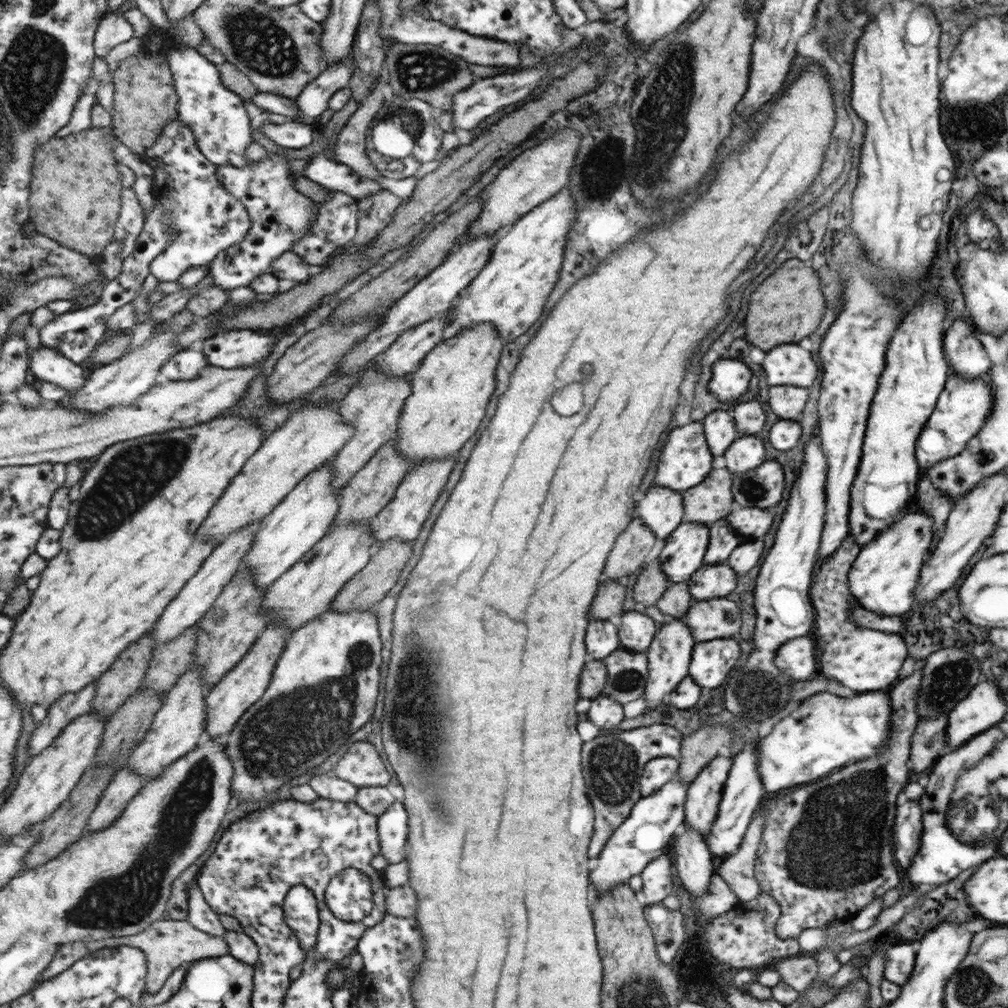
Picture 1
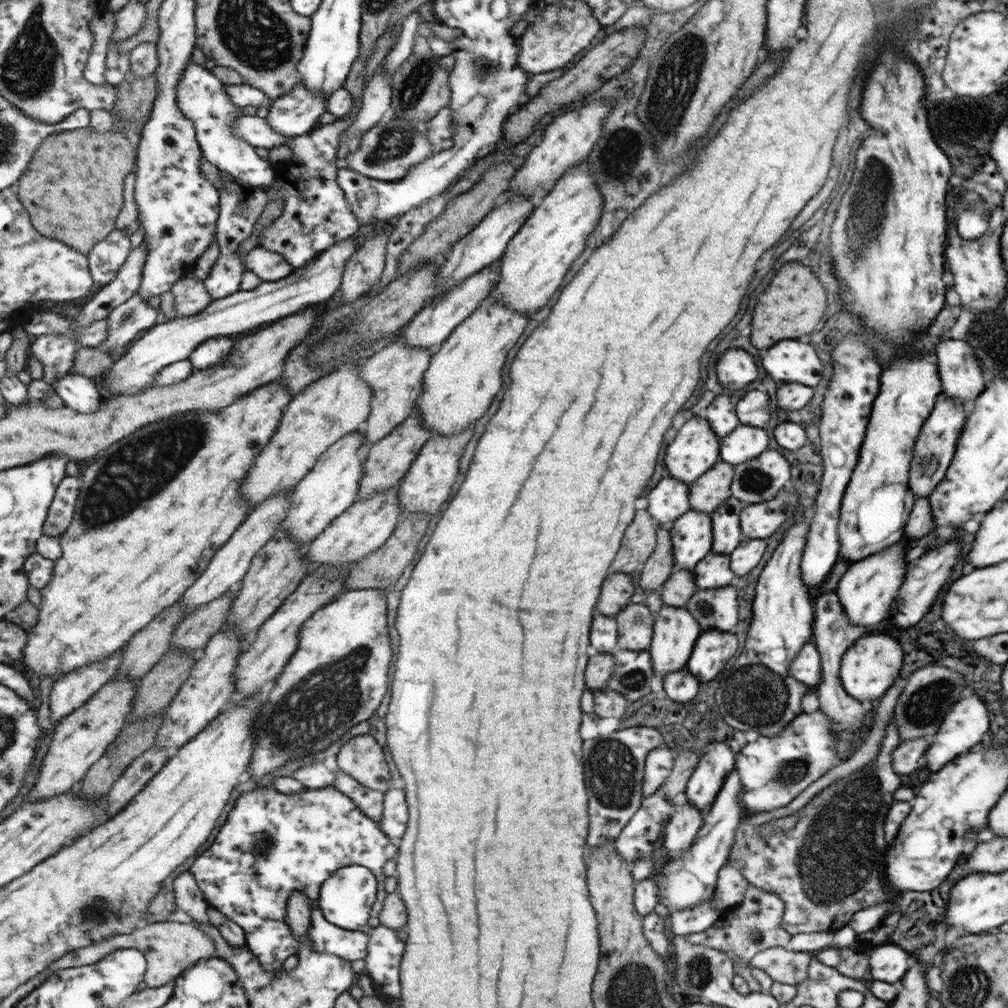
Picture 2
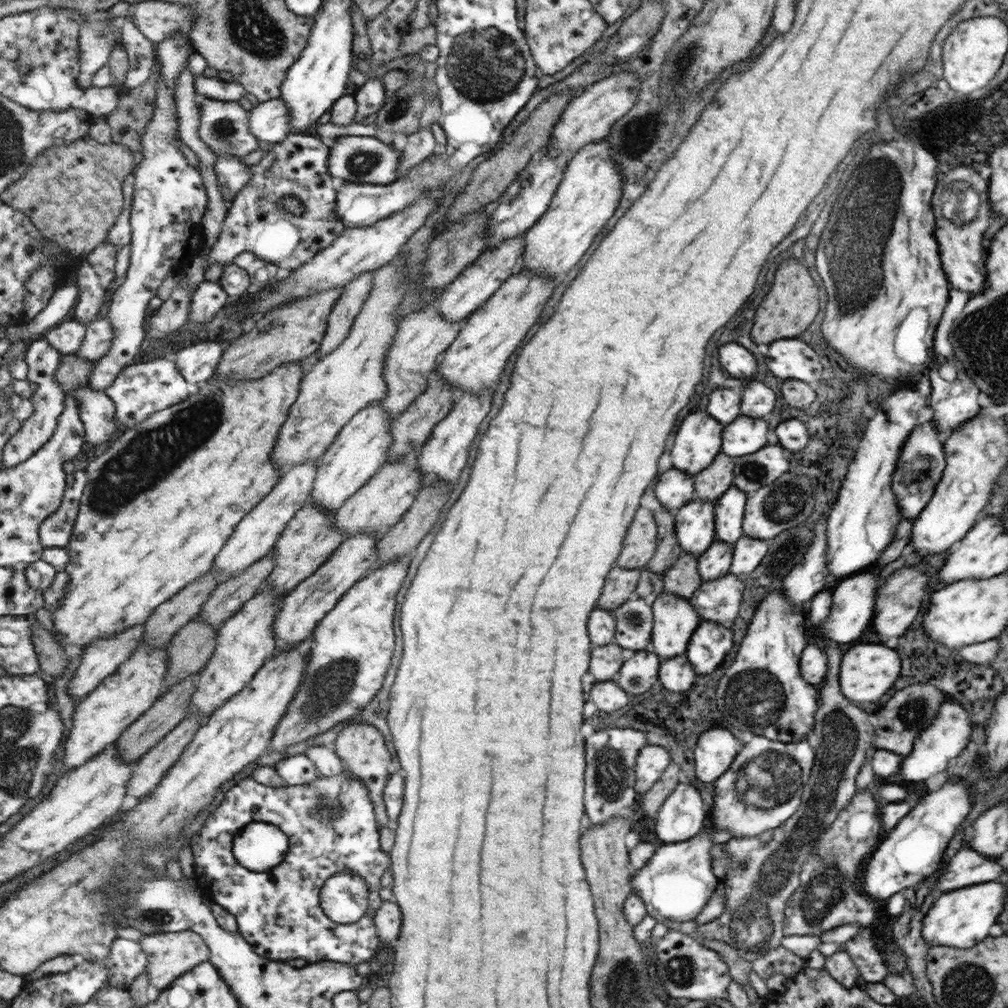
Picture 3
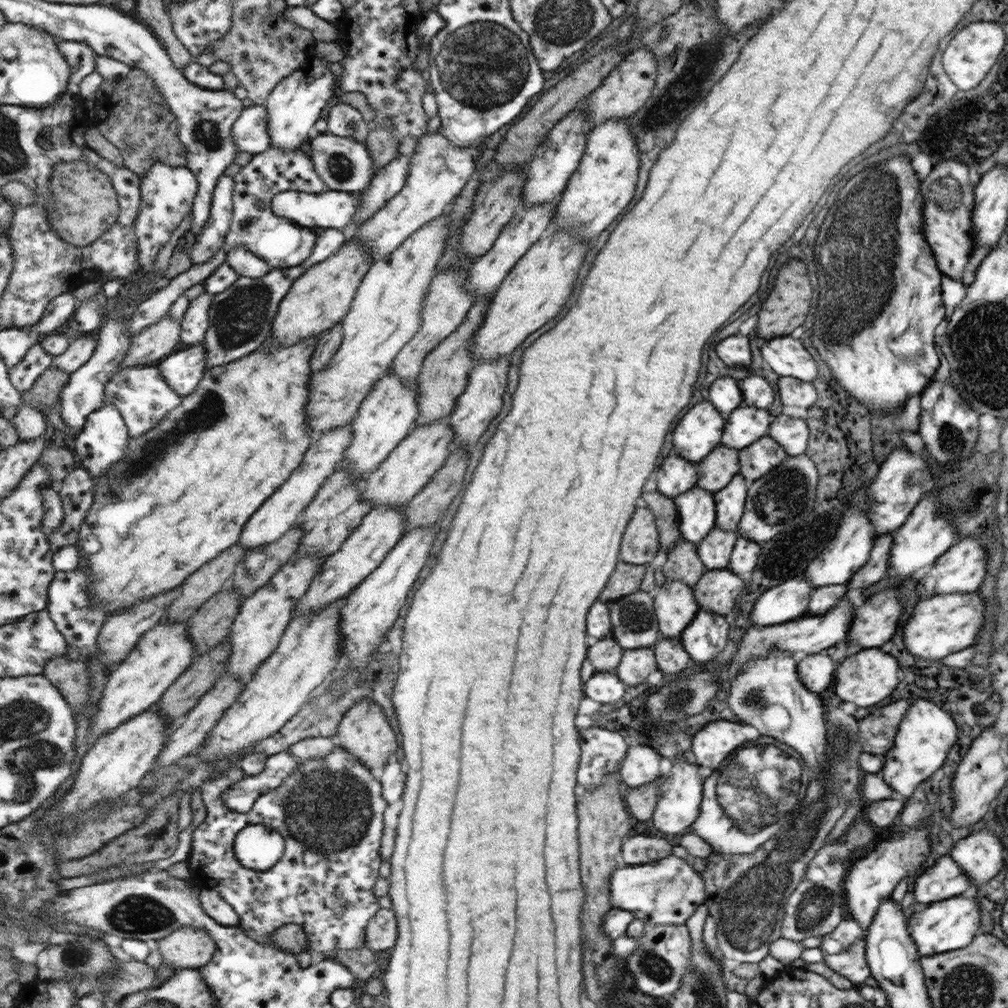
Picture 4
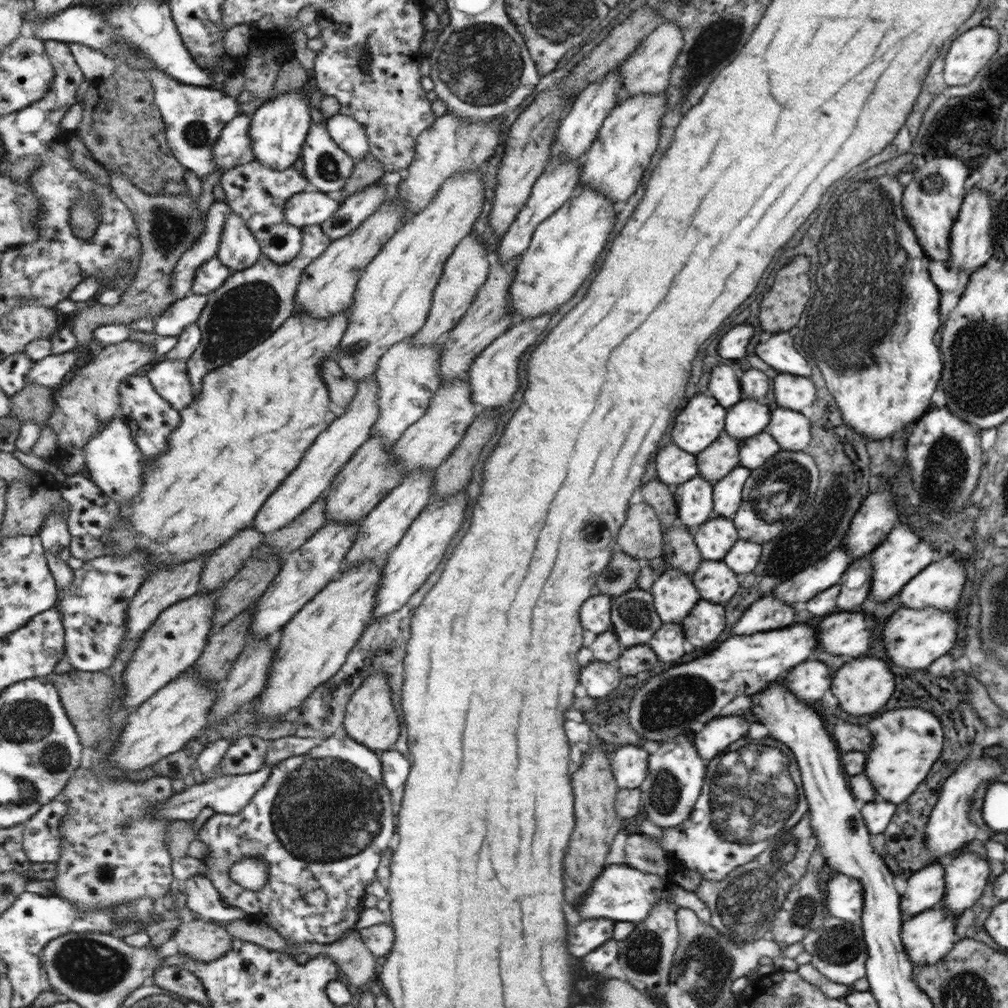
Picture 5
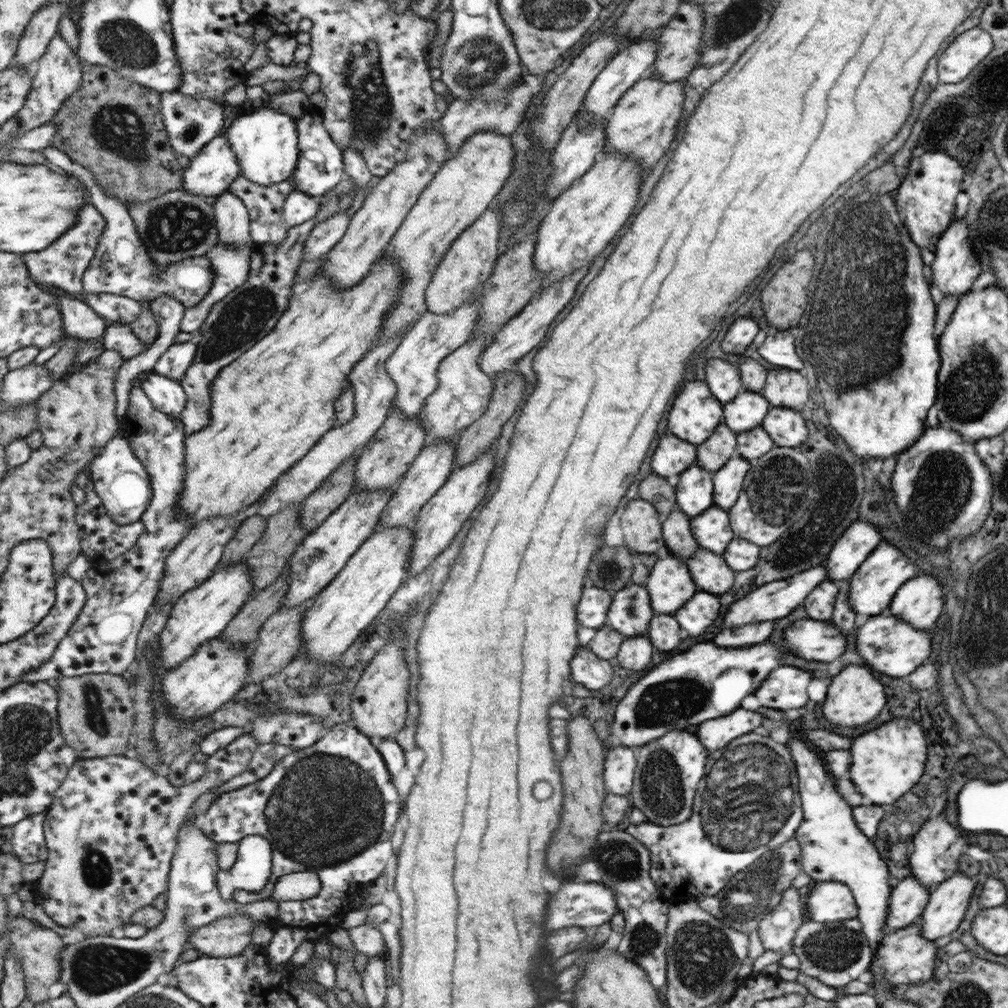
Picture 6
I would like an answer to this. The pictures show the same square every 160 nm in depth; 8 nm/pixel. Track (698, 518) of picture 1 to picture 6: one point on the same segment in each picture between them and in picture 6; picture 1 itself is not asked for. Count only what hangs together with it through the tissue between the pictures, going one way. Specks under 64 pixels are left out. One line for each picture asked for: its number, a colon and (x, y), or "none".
2: (705, 495)
3: (708, 486)
4: (715, 472)
5: (714, 463)
6: (720, 447)

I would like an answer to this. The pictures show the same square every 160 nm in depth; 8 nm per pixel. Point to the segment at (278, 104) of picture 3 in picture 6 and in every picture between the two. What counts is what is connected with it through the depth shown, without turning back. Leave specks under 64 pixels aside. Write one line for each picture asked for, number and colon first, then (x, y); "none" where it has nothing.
4: (251, 132)
5: (233, 149)
6: (211, 173)

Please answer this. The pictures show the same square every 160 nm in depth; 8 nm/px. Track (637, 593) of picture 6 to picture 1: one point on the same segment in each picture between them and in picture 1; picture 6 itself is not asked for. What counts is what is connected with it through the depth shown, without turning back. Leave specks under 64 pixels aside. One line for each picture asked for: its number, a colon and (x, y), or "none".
1: (634, 634)
2: (633, 624)
3: (632, 620)
4: (633, 620)
5: (634, 621)

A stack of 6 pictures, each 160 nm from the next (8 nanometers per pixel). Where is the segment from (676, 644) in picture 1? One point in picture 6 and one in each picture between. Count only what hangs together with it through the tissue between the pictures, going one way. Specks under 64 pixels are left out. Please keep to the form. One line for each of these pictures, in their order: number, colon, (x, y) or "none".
2: (675, 631)
3: (674, 619)
4: (675, 606)
5: (674, 594)
6: (669, 584)

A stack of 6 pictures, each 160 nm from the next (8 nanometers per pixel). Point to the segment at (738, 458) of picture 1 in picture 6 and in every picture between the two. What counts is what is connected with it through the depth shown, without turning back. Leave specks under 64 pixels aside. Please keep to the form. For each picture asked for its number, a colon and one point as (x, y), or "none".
2: (744, 442)
3: (744, 435)
4: (745, 425)
5: (748, 417)
6: (745, 411)

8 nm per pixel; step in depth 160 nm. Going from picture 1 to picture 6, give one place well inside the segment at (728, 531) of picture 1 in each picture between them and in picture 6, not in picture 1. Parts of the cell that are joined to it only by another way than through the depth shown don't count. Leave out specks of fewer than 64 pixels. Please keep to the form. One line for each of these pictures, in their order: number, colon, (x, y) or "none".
2: (727, 535)
3: (729, 509)
4: (730, 499)
5: (726, 492)
6: (727, 481)

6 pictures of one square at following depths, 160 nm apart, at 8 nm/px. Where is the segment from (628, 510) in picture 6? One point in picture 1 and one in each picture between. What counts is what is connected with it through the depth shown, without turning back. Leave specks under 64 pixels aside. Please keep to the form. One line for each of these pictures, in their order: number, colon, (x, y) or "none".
1: (631, 550)
2: (639, 544)
3: (639, 545)
4: (640, 544)
5: (640, 536)

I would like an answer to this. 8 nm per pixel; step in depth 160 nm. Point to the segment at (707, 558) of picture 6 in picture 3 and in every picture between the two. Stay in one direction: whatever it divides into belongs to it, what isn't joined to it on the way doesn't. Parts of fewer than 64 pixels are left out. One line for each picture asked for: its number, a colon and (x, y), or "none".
3: (718, 600)
4: (716, 590)
5: (714, 581)

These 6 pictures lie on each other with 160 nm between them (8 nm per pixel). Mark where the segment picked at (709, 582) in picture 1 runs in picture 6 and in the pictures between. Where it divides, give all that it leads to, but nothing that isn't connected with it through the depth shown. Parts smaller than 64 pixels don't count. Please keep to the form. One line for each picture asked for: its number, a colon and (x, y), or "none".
2: (714, 572)
3: (714, 562)
4: (715, 552)
5: (715, 539)
6: (712, 530)

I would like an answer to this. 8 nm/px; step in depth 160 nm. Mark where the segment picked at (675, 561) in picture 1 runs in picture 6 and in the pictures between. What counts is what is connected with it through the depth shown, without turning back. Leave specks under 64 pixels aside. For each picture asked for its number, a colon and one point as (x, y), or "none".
2: (692, 531)
3: (695, 519)
4: (696, 504)
5: (694, 496)
6: (693, 485)

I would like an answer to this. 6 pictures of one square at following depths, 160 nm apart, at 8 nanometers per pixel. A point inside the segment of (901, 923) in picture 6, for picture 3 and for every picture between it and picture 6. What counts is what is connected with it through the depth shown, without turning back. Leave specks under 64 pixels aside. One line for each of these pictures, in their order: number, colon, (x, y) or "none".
3: (966, 867)
4: (944, 879)
5: (923, 890)

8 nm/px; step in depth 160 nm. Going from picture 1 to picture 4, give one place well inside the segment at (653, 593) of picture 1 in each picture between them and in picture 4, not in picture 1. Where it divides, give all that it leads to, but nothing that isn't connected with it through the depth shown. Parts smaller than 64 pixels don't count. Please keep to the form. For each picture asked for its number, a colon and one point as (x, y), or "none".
2: (657, 568)
3: (668, 548)
4: (666, 520)

